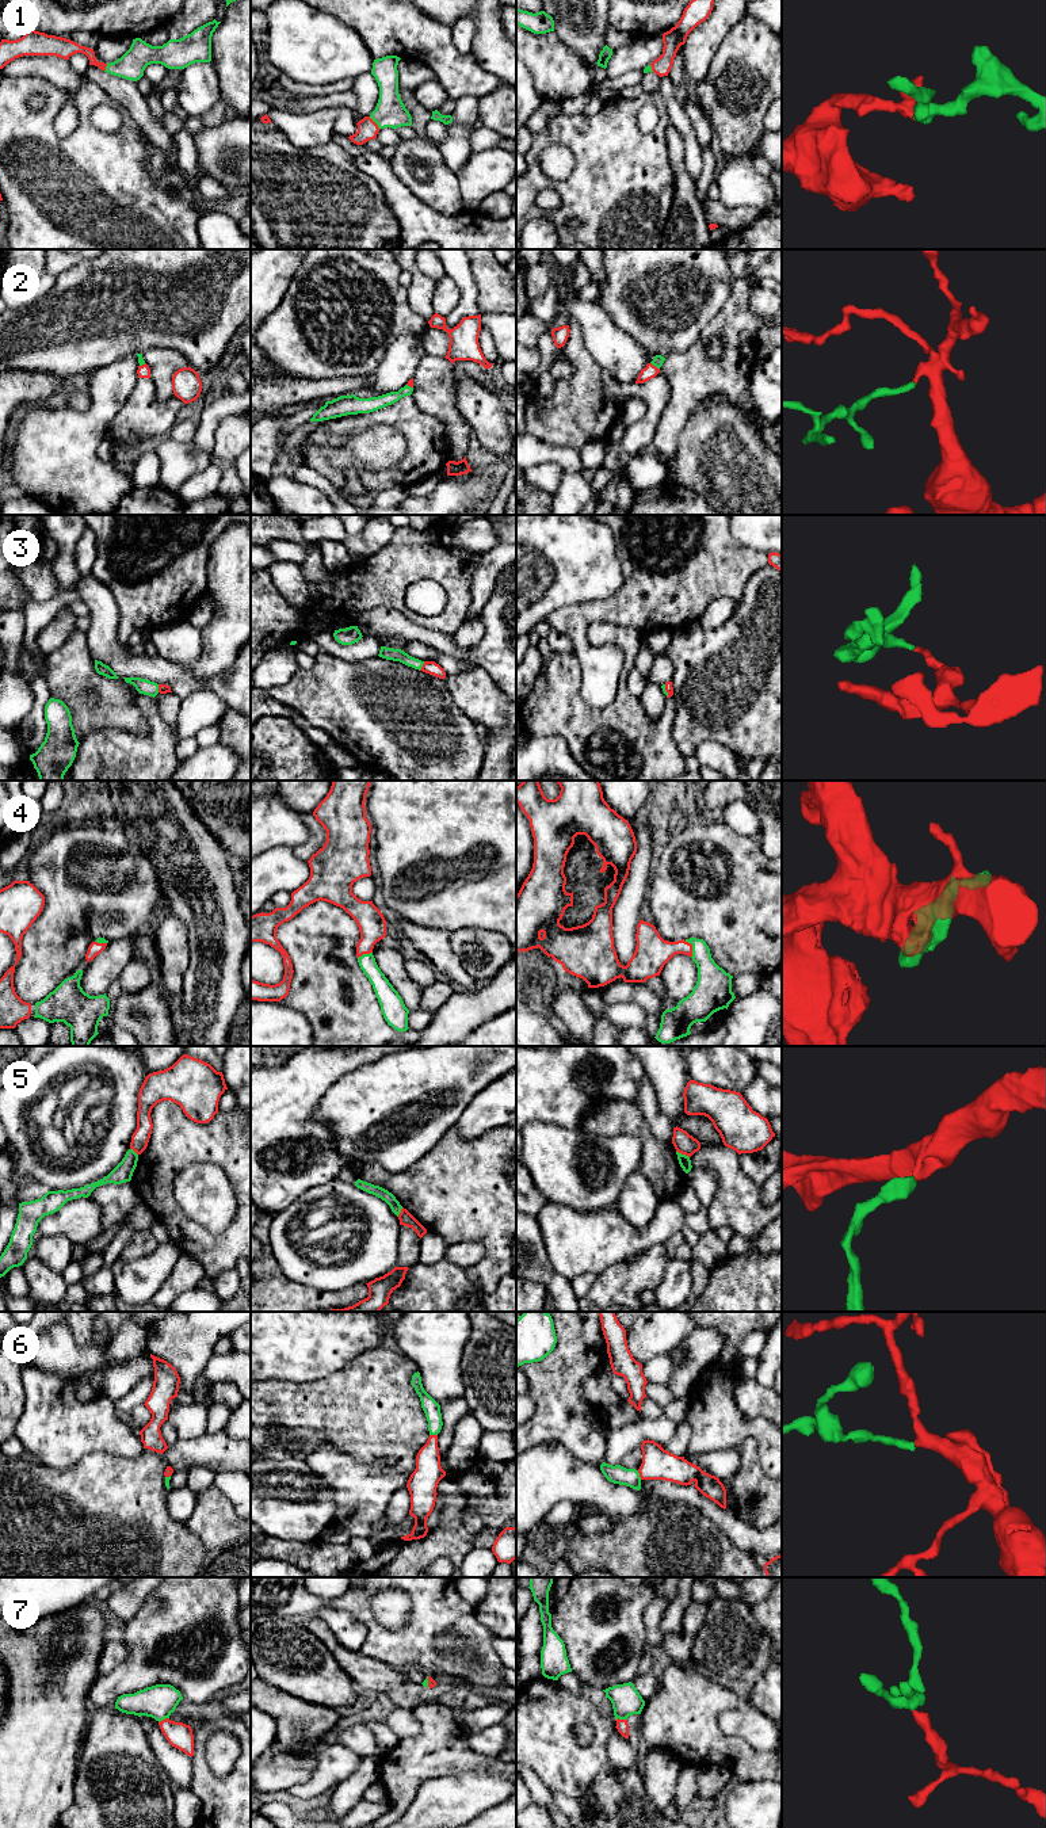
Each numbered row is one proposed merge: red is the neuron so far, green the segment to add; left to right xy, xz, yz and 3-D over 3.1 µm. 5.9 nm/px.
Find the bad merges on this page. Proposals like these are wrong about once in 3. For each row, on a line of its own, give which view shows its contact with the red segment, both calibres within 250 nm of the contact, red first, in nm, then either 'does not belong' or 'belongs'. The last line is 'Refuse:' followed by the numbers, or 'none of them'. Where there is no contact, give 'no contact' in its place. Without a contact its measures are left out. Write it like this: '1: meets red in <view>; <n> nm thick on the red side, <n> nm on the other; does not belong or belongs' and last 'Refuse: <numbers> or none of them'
1: meets red in xz; 120 nm thick on the red side, 180 nm on the other; belongs
2: meets red in yz; 80 nm thick on the red side, 60 nm on the other; belongs
3: meets red in xz; 80 nm thick on the red side, 80 nm on the other; belongs
4: meets red in yz; 200 nm thick on the red side, 190 nm on the other; belongs
5: meets red in yz; 120 nm thick on the red side, 70 nm on the other; does not belong
6: meets red in yz; 190 nm thick on the red side, 110 nm on the other; belongs
7: meets red in xy; 150 nm thick on the red side, 200 nm on the other; belongs
Refuse: 5

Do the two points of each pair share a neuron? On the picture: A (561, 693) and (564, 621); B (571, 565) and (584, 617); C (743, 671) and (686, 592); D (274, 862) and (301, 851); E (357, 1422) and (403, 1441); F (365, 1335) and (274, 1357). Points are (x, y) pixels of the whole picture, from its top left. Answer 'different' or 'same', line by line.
A: different
B: different
C: different
D: different
E: same
F: same

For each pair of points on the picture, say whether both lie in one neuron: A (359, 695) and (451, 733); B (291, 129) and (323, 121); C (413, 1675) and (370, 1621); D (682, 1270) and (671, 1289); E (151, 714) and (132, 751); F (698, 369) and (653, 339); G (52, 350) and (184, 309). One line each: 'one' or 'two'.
A: one
B: one
C: two
D: one
E: one
F: two
G: one

